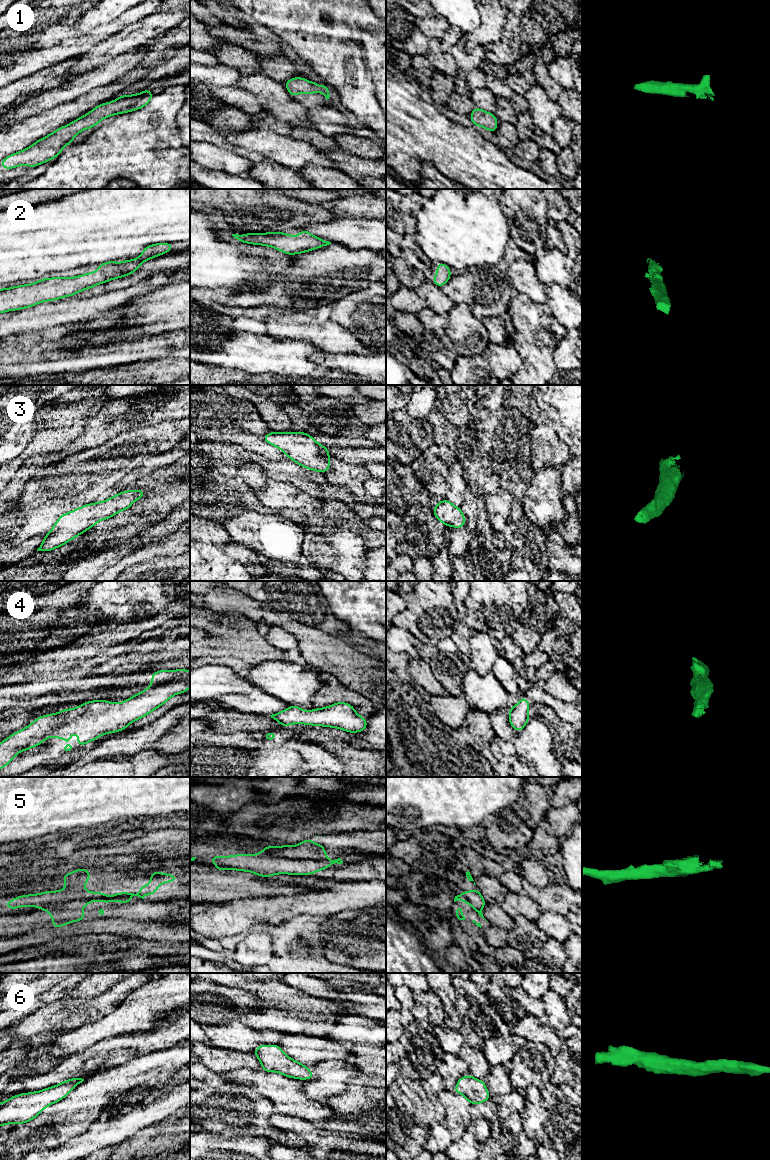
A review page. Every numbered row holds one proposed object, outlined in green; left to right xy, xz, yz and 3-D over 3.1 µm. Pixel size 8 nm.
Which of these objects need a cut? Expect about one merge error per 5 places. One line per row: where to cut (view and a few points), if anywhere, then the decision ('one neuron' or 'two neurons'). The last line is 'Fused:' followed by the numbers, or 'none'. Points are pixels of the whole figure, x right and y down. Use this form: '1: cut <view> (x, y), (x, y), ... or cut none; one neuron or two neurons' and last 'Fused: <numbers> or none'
1: cut none; one neuron
2: cut none; one neuron
3: cut none; one neuron
4: cut none; one neuron
5: cut xy (131, 895), (74, 899), (63, 902), (51, 914); two neurons
6: cut none; one neuron
Fused: 5

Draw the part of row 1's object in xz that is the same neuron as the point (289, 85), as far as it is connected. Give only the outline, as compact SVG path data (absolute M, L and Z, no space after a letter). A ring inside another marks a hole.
M294 77L284 83L287 91L293 98L295 98L299 92L304 94L320 94L323 95L326 100L330 97L330 87L323 83L310 82L302 77Z

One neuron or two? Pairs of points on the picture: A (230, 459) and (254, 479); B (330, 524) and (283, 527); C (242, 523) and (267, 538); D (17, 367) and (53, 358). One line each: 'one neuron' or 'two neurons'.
A: one neuron
B: two neurons
C: one neuron
D: one neuron

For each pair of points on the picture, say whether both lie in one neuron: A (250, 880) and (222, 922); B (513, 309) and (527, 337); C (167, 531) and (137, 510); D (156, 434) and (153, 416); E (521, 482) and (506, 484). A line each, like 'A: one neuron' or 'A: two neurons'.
A: two neurons
B: one neuron
C: two neurons
D: two neurons
E: one neuron

